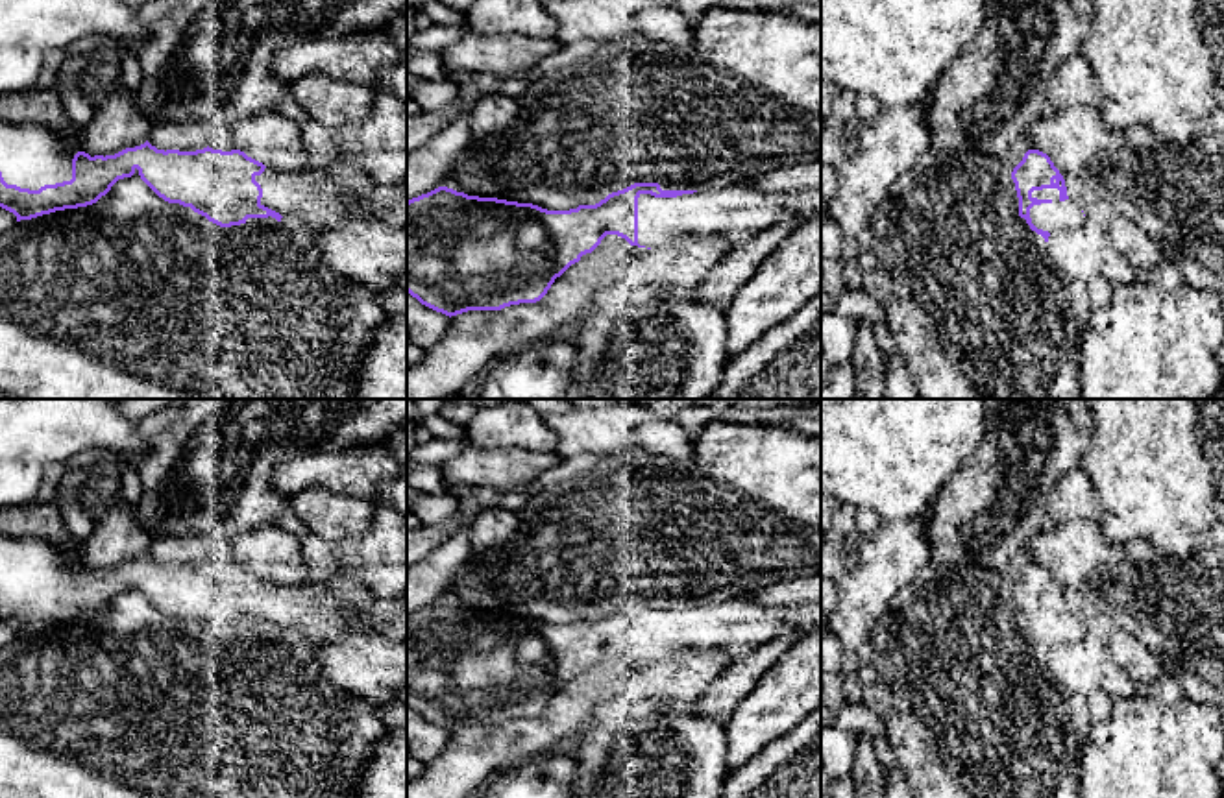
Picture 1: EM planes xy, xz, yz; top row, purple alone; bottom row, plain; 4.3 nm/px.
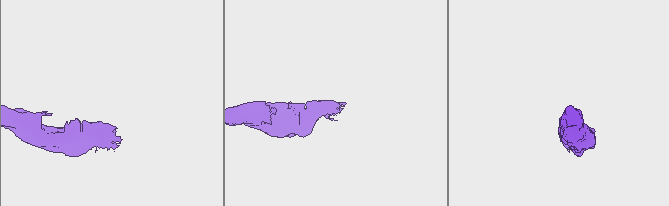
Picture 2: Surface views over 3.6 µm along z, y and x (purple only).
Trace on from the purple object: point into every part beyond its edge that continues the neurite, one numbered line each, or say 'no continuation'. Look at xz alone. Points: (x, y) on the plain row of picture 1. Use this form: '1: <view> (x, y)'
1: xz (738, 627)

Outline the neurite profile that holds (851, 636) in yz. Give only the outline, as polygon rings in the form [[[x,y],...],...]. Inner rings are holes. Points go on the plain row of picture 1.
[[[924,515],[882,523],[873,538],[845,554],[836,578],[838,604],[826,623],[849,654],[869,641],[889,600],[930,563]]]

